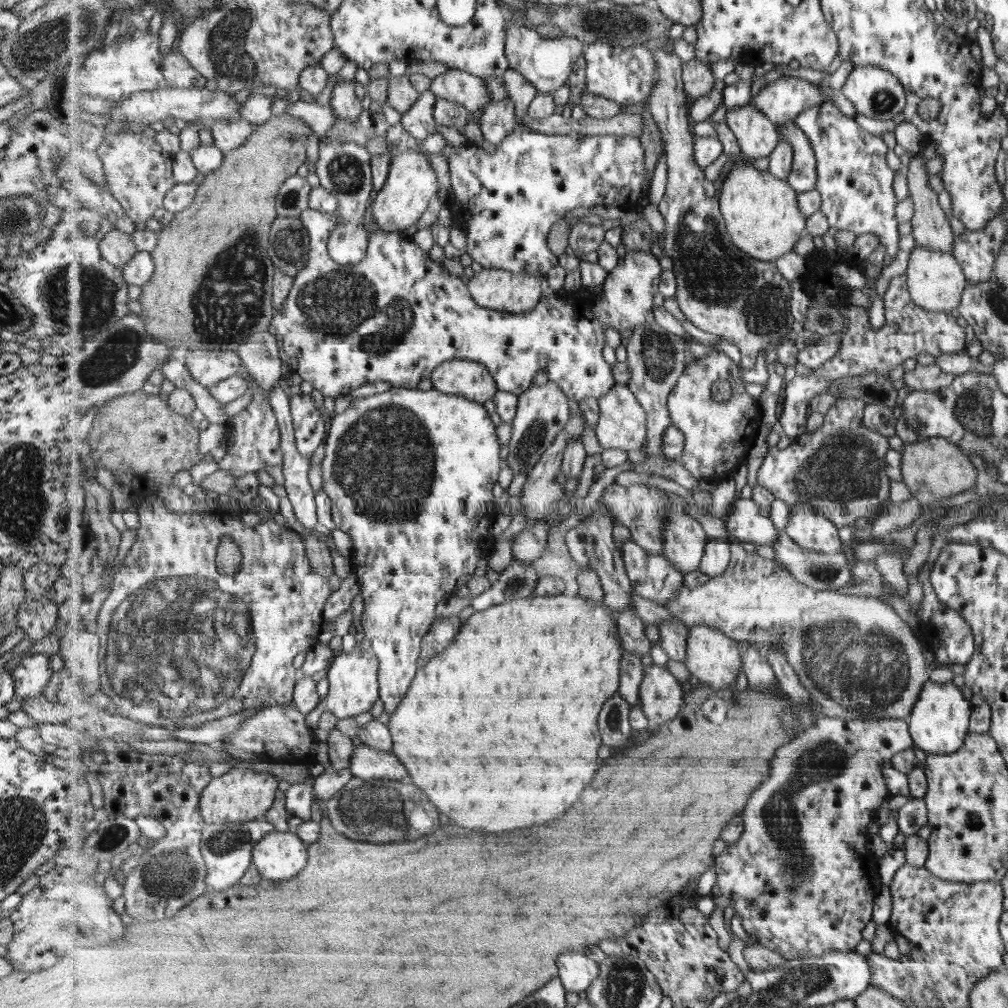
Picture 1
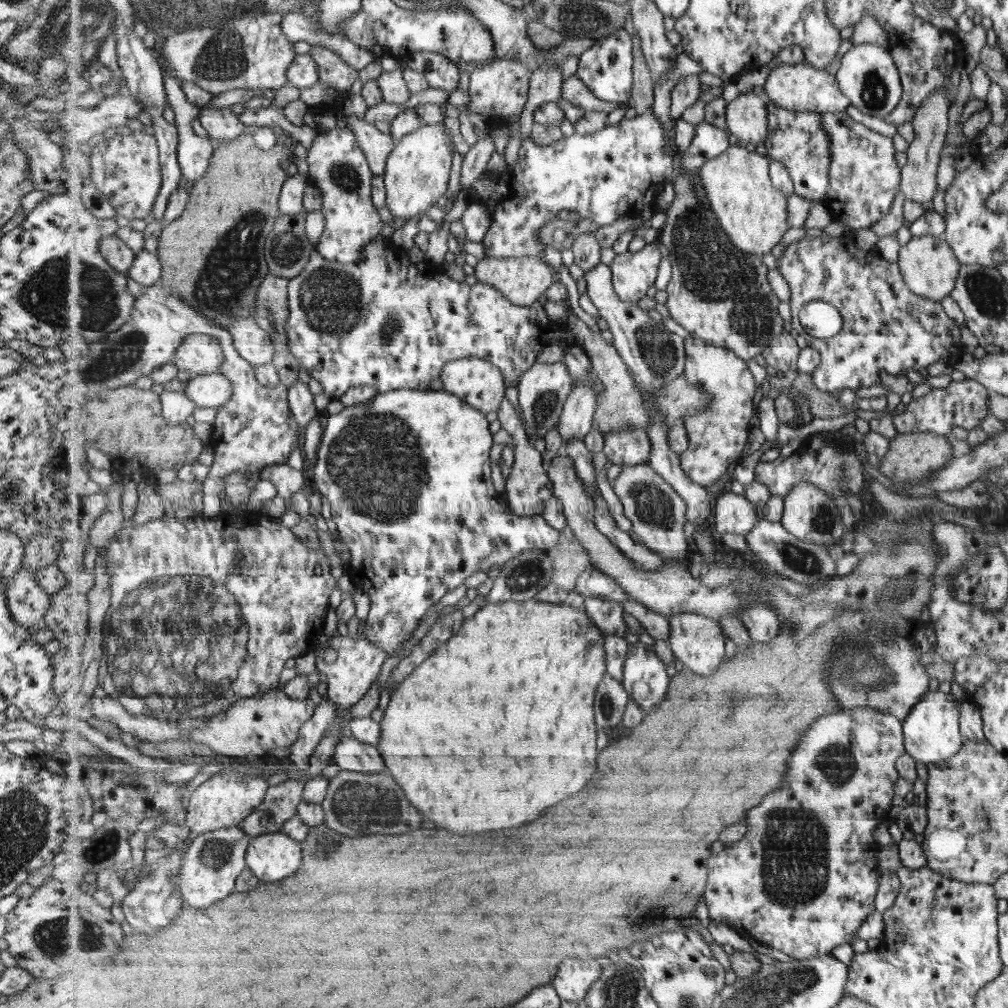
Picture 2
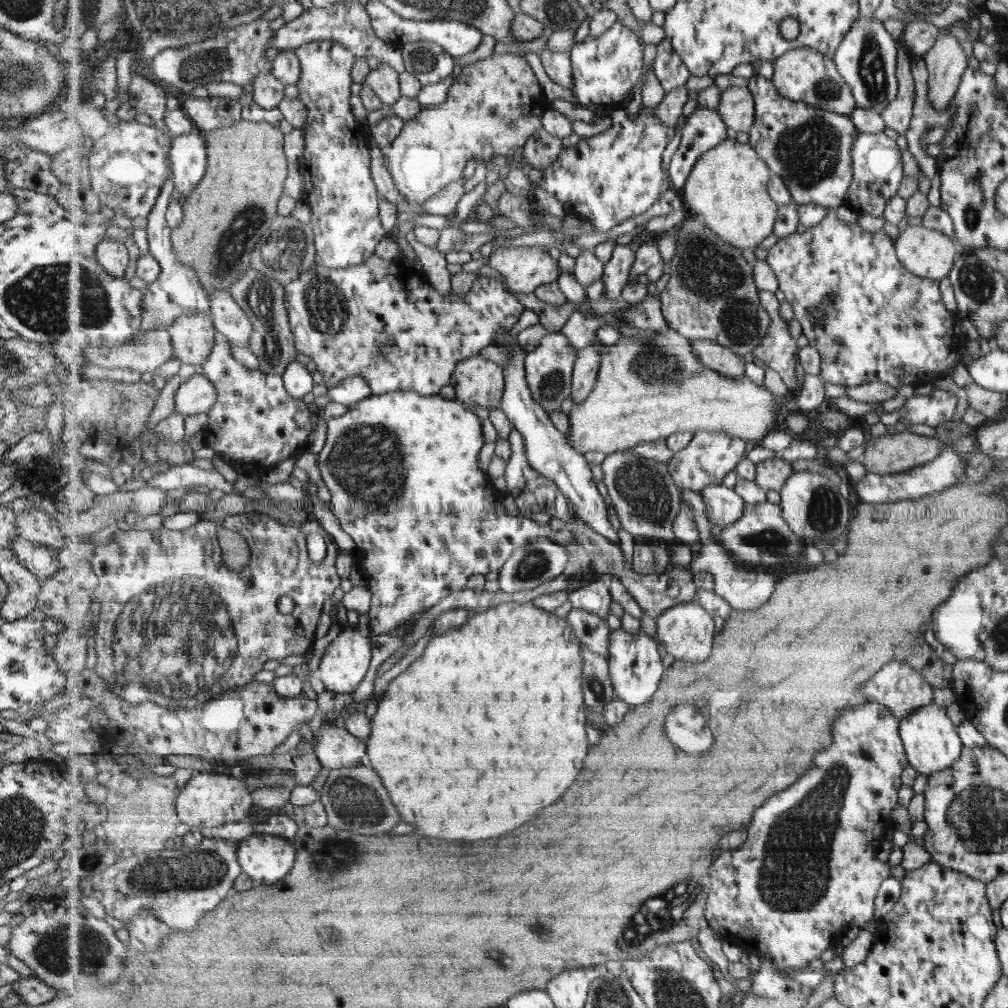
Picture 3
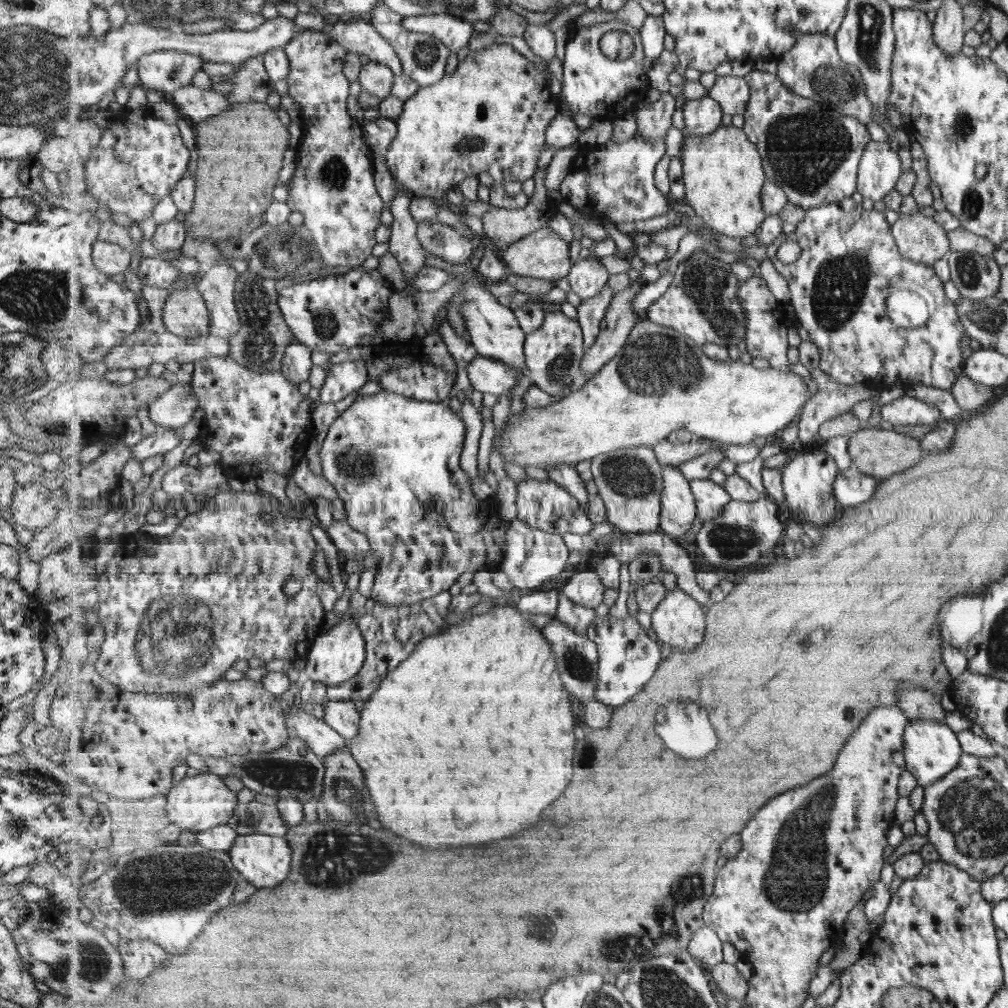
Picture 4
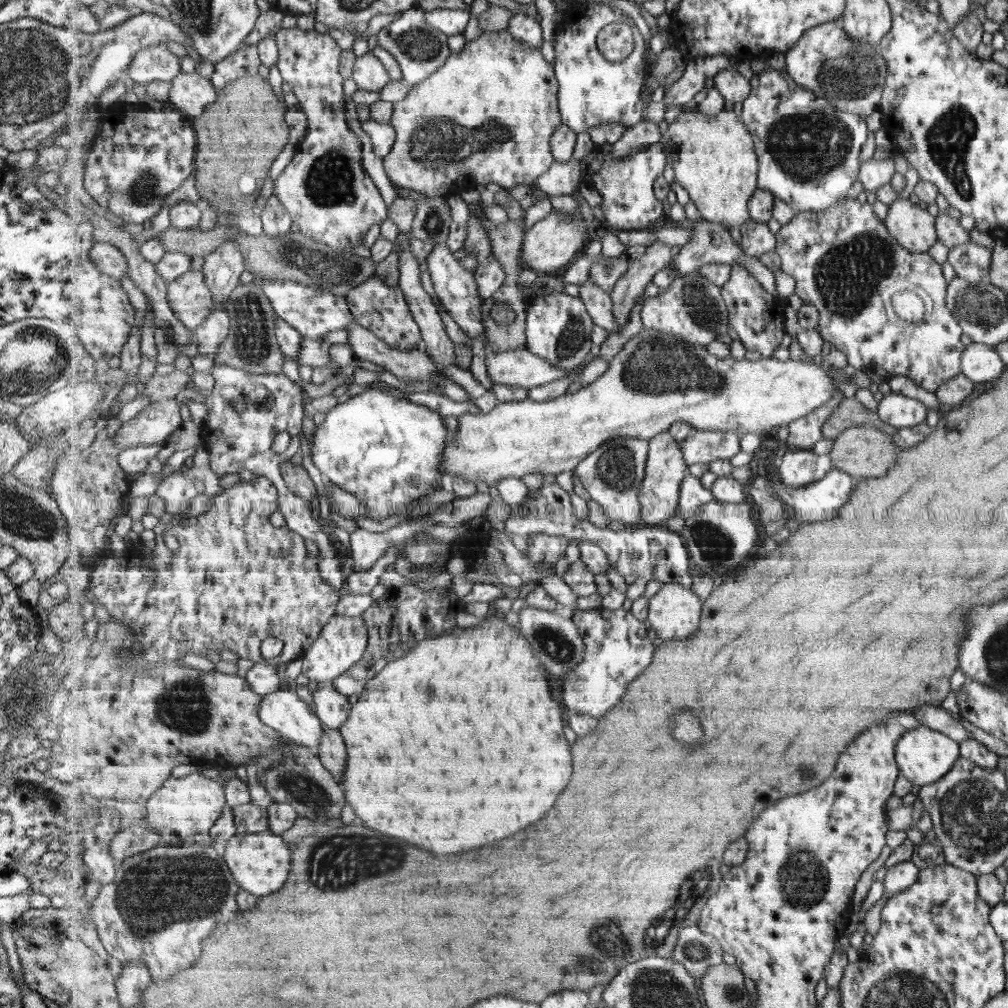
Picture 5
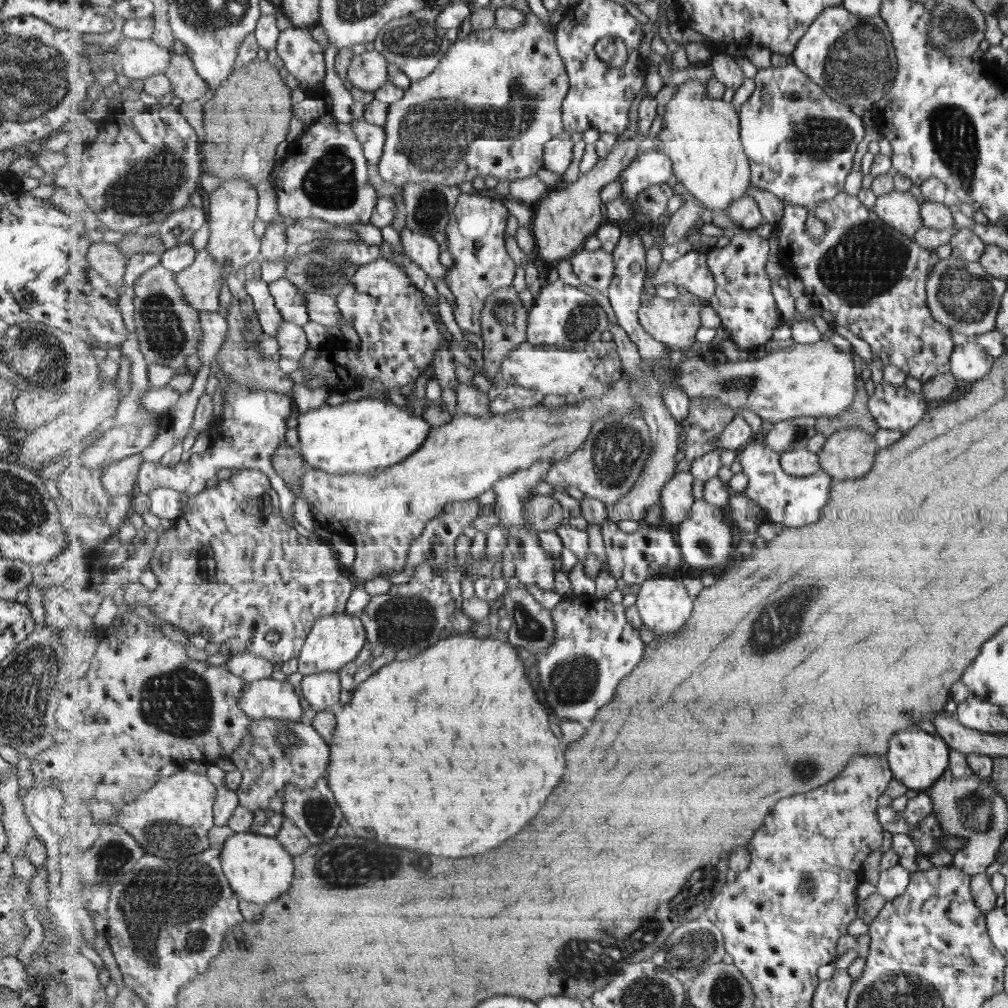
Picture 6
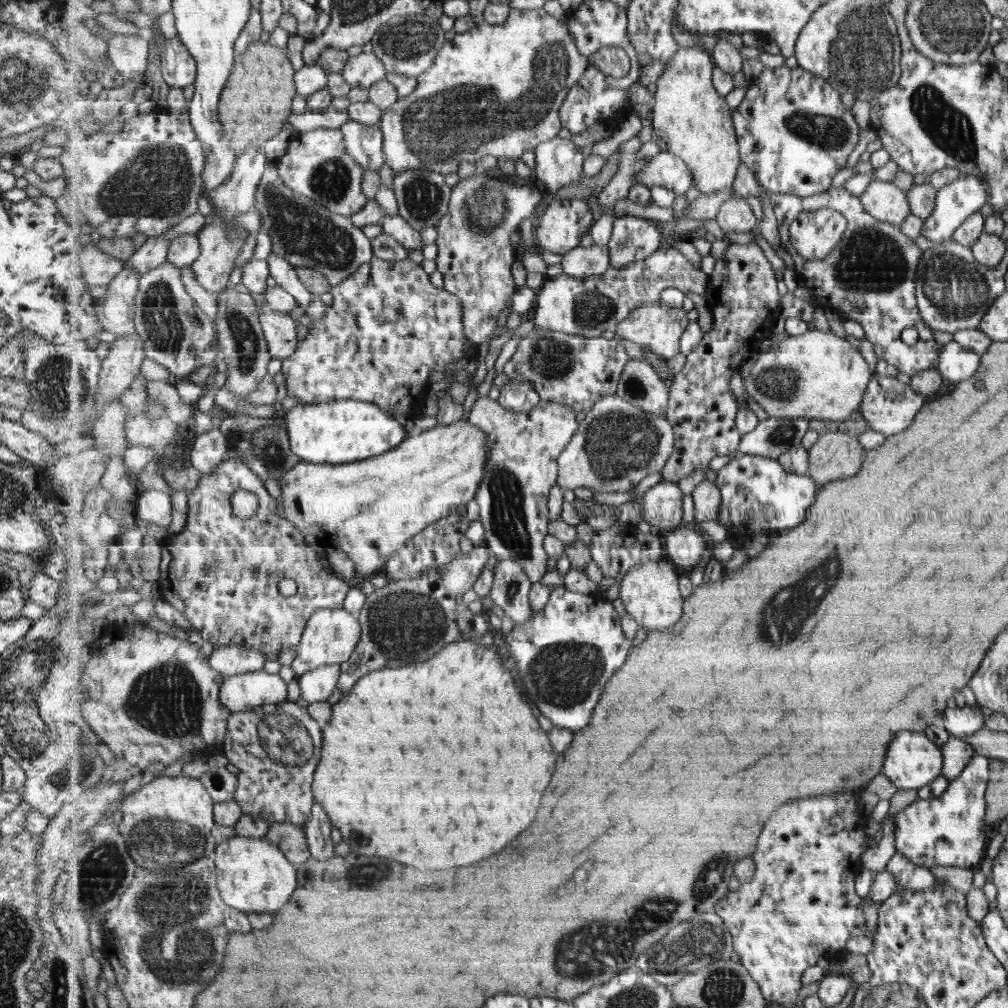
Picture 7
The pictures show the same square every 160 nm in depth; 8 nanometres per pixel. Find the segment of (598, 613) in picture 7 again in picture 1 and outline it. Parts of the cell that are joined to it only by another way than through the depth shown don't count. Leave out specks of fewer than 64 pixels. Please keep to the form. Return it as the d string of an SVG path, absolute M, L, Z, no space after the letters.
M652 664L646 666L644 671L639 704L653 727L658 727L679 716L685 692L679 680L665 667Z

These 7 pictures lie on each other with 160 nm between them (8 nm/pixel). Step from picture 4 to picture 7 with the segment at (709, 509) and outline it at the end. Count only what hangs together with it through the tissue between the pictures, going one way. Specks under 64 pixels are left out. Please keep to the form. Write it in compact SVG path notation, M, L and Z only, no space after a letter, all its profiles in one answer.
M661 480L645 491L640 499L643 519L659 532L666 533L679 528L685 524L684 496L679 483Z

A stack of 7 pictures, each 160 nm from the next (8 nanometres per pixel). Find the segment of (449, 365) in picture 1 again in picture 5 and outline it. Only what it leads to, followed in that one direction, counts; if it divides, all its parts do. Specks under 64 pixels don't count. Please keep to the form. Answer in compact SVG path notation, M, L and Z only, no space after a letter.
M526 347L508 352L488 353L485 365L488 377L495 384L527 390L561 383L563 378L572 374L553 366L549 360L537 356Z

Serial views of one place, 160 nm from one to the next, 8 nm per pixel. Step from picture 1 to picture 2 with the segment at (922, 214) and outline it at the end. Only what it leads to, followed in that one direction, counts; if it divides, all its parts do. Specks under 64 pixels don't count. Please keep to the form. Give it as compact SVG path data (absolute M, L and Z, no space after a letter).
M939 88L935 94L931 94L913 115L912 125L915 136L910 142L907 153L908 163L902 167L902 181L900 190L906 196L906 200L922 204L924 213L932 211L931 197L936 189L935 170L939 164L939 153L944 147L943 138L947 130L947 111L950 106L946 90Z

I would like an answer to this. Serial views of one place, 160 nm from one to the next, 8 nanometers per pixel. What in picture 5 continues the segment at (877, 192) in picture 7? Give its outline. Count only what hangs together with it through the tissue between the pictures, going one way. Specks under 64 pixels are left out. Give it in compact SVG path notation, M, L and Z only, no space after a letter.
M897 197L889 205L884 223L901 246L914 253L925 253L937 239L934 220L911 199Z

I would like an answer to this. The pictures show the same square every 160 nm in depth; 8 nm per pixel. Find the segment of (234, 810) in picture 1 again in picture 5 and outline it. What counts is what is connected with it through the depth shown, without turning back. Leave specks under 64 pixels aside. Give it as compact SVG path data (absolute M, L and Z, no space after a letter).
M196 772L179 778L169 777L163 788L146 803L146 819L149 826L161 835L162 845L184 847L192 843L195 834L209 833L223 816L225 806L225 790L220 782Z

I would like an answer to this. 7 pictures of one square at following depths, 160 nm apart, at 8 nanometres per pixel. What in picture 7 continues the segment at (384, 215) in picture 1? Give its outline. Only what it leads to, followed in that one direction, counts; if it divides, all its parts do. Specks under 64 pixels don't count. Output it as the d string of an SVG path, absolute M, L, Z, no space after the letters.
M541 7L535 10L517 10L512 9L509 18L501 24L492 25L491 23L484 23L481 26L473 27L467 32L455 34L455 36L447 41L435 57L433 64L421 75L418 79L417 90L413 91L409 96L400 98L393 106L384 111L384 116L380 120L379 125L384 136L384 153L386 156L386 164L395 172L399 174L403 171L411 169L425 169L426 171L435 171L445 174L457 172L461 160L473 162L478 165L479 160L490 154L499 158L505 156L511 158L516 164L521 160L521 156L527 150L534 151L538 144L551 140L557 137L559 130L564 124L561 122L560 109L564 104L565 97L569 94L591 64L590 57L585 56L578 47L577 41L574 39L570 31L570 24L567 19L557 20L555 16L545 13L545 8Z

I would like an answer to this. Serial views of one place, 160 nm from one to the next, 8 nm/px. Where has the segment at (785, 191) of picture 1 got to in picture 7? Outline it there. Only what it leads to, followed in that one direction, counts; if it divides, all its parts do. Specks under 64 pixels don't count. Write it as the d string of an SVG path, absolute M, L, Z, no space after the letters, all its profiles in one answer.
M678 46L678 51L665 63L664 73L657 79L655 105L652 108L653 129L661 150L679 155L692 169L694 184L703 193L728 190L735 182L742 158L734 123L734 110L715 88L712 53L702 46Z

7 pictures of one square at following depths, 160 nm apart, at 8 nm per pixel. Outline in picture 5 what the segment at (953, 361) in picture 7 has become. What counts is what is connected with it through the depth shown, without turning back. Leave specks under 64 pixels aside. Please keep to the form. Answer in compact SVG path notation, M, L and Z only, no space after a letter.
M980 343L967 344L960 361L961 373L974 383L991 383L1005 370L994 349Z

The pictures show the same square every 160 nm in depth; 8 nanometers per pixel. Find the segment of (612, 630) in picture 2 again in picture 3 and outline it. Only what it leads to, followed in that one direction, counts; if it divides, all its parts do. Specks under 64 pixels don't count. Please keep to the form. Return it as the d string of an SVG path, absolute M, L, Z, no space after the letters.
M593 582L593 584L585 583L585 586L573 591L569 600L573 608L599 615L605 619L611 610L614 598L605 582Z

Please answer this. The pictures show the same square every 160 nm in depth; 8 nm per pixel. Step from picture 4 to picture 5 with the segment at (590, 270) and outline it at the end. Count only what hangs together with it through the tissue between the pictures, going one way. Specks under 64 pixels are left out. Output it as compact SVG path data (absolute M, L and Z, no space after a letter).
M590 275L579 286L581 300L584 301L585 308L588 309L595 324L605 329L608 333L617 333L619 331L619 323L617 323L617 318L613 314L611 294L592 282Z

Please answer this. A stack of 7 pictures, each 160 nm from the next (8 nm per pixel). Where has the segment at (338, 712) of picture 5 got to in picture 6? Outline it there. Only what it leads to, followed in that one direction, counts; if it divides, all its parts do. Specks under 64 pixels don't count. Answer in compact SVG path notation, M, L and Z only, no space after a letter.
M340 672L305 675L301 685L303 701L317 713L339 710L339 698L343 690Z

